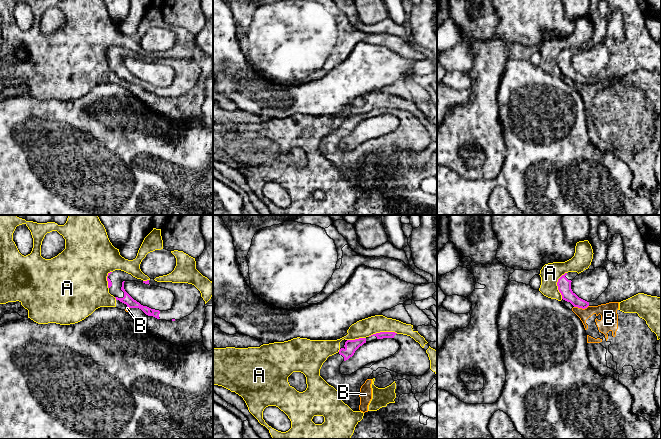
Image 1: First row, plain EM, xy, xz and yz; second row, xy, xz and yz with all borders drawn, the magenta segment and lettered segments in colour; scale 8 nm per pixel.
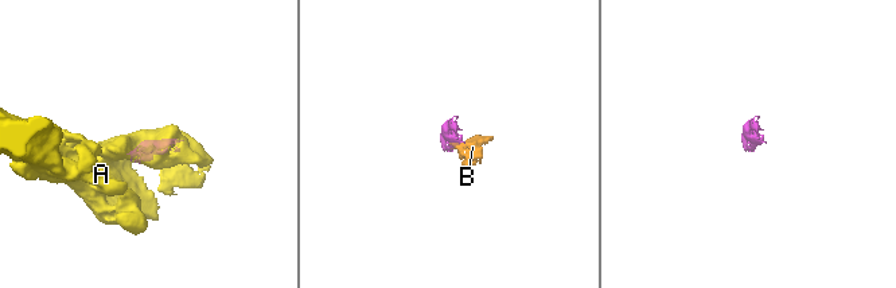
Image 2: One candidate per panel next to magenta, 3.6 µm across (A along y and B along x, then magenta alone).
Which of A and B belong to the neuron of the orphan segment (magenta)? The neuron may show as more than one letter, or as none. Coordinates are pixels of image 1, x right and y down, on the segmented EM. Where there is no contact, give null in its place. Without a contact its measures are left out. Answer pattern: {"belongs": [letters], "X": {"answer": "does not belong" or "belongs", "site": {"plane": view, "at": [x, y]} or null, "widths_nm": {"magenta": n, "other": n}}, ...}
{"belongs": [], "A": {"answer": "does not belong", "site": {"plane": "xz", "at": [382, 332]}, "widths_nm": {"magenta": 60, "other": 150}}, "B": {"answer": "does not belong", "site": {"plane": "yz", "at": [581, 307]}, "widths_nm": {"magenta": 110, "other": 140}}}

